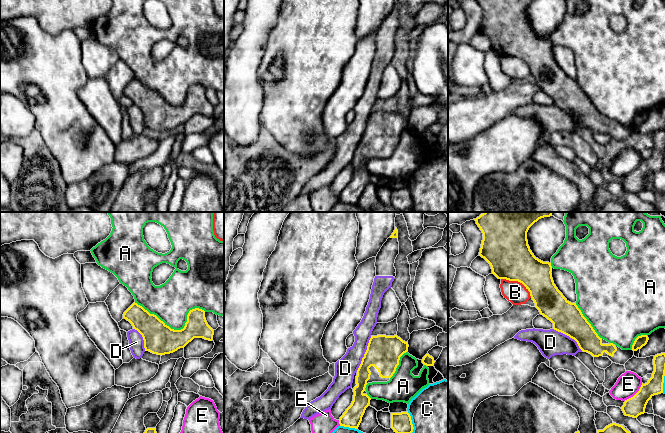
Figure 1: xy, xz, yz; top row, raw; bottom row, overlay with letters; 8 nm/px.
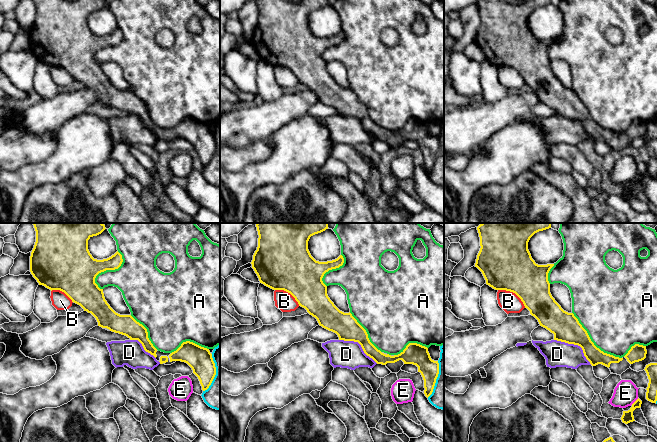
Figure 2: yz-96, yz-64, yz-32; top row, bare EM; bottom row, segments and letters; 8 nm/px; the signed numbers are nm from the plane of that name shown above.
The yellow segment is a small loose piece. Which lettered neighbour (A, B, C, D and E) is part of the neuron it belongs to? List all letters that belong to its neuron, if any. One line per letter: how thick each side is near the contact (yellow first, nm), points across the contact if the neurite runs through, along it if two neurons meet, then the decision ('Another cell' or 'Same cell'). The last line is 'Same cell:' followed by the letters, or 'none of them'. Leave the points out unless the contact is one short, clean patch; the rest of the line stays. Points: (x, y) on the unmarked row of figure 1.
A: Thickness 240 nm (yellow) against 320 nm. Another cell
B: Thickness 360 nm (yellow) against 170 nm. Another cell
C: Thickness 170 nm (yellow) against 480 nm. Another cell
D: Thickness 280 nm (yellow) against 170 nm. Same cell
E: Thickness 160 nm (yellow) against 190 nm. Another cell
Same cell: D

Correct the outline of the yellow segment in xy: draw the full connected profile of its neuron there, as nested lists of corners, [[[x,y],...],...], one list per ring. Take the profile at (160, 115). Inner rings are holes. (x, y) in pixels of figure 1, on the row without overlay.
[[[135,78],[124,88],[123,94],[133,102],[127,108],[127,113],[131,129],[136,135],[142,134],[145,127],[161,132],[173,129],[194,114],[213,116],[214,106],[206,97],[205,87],[199,84],[189,87],[187,98],[181,106],[171,105]]]

